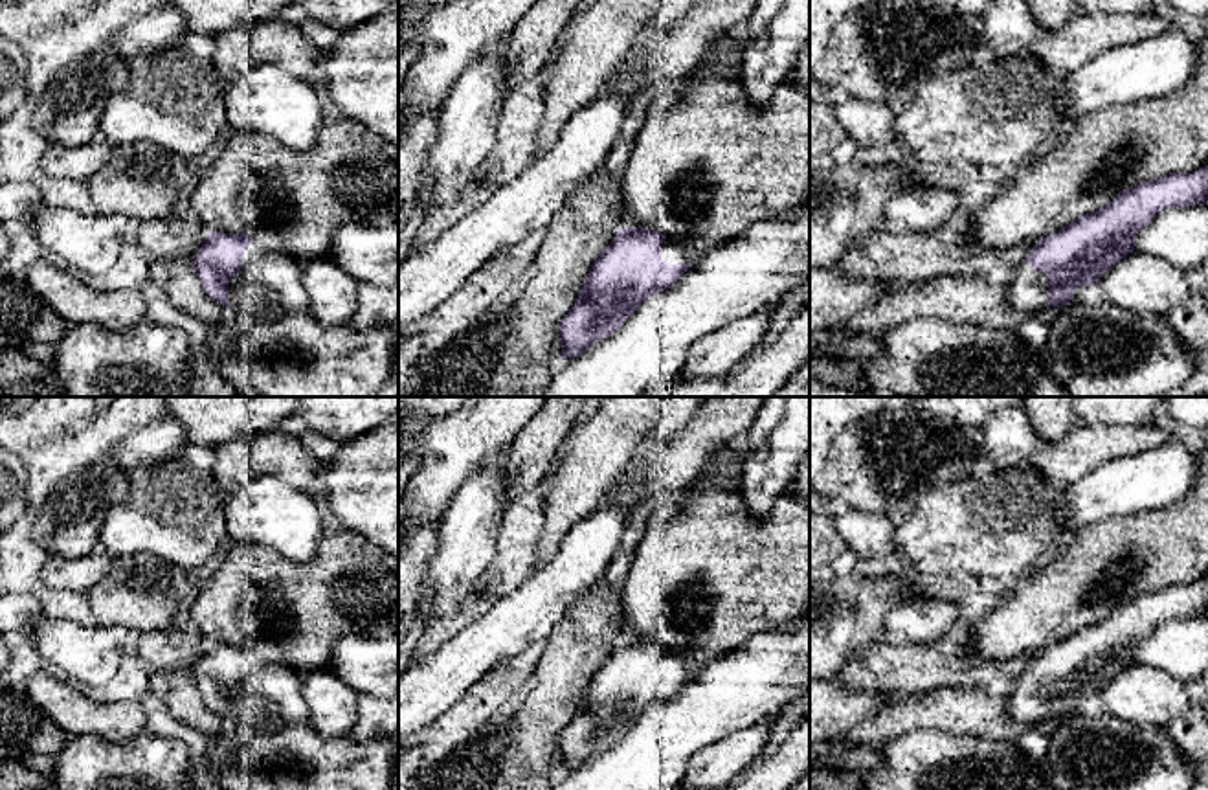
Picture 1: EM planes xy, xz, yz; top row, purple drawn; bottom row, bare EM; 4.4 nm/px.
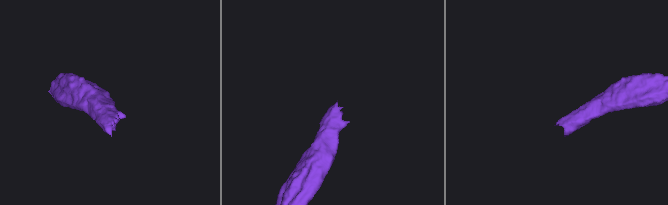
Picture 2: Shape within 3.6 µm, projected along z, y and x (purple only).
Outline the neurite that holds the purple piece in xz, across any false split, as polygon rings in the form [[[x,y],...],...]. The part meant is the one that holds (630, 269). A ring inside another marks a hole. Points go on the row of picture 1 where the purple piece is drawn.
[[[622,226],[591,265],[575,305],[560,322],[560,358],[575,358],[611,336],[650,296],[668,290],[688,268],[681,244],[659,230]]]

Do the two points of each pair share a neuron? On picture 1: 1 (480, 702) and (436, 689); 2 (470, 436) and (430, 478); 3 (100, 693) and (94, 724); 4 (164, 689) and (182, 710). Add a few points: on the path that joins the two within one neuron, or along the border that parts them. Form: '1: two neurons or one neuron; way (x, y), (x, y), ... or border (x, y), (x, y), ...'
1: two neurons; border (467, 691), (428, 724)
2: one neuron; way (459, 447), (441, 467)
3: two neurons; border (74, 688), (94, 700), (134, 700), (138, 704)
4: one neuron; way (169, 695), (178, 704)

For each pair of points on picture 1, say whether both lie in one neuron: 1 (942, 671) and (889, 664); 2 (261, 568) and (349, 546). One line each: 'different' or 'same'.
1: same
2: same

